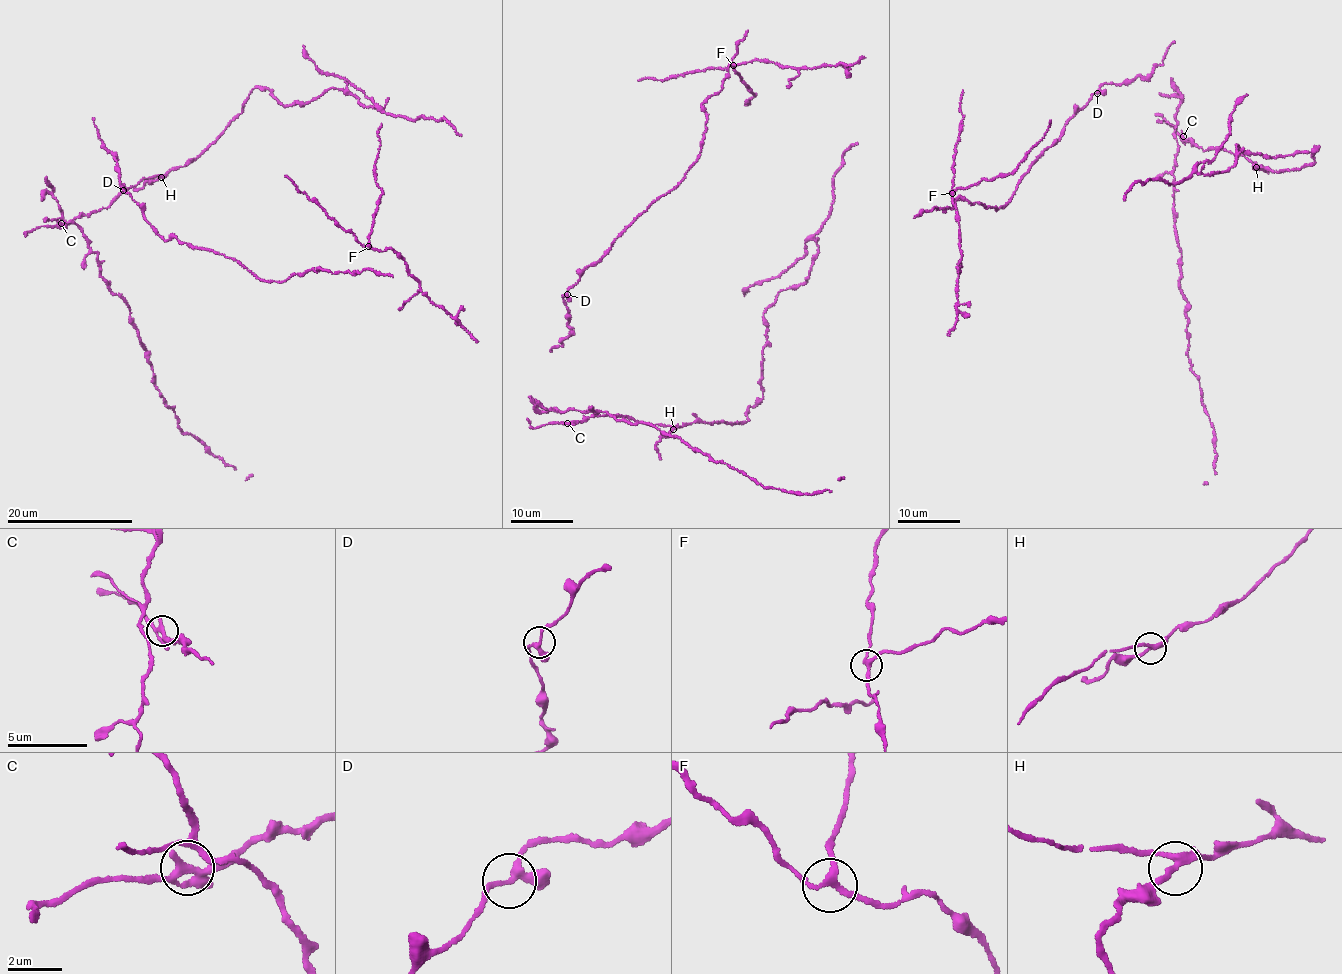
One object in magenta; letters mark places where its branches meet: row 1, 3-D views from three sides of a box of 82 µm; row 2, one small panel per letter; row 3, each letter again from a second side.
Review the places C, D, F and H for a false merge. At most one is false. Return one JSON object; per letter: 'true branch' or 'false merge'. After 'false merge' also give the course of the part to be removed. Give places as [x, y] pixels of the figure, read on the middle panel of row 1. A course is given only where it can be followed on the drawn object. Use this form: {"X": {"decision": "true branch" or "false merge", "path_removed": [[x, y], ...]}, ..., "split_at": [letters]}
{"C": {"decision": "true branch"}, "D": {"decision": "true branch"}, "F": {"decision": "true branch"}, "H": {"decision": "true branch"}, "split_at": []}

